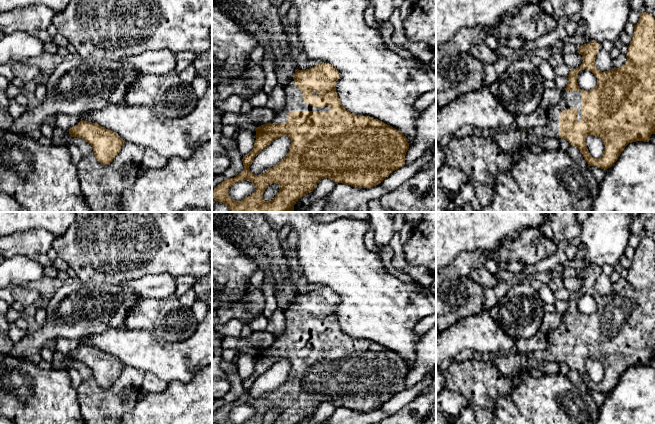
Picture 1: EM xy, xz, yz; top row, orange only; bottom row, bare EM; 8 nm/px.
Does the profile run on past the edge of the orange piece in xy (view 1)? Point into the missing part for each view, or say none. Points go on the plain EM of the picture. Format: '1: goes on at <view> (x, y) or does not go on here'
1: does not go on here

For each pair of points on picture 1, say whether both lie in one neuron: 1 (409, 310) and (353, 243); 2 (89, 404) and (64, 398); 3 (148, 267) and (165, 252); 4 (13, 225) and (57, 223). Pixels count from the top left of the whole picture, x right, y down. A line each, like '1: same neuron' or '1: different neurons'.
1: same neuron
2: different neurons
3: same neuron
4: same neuron

